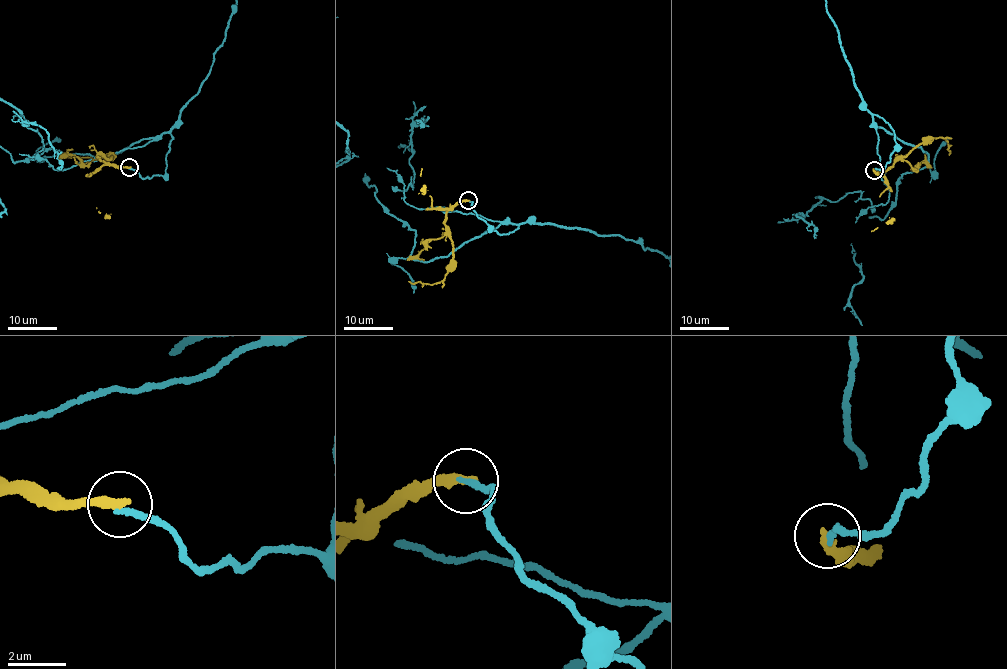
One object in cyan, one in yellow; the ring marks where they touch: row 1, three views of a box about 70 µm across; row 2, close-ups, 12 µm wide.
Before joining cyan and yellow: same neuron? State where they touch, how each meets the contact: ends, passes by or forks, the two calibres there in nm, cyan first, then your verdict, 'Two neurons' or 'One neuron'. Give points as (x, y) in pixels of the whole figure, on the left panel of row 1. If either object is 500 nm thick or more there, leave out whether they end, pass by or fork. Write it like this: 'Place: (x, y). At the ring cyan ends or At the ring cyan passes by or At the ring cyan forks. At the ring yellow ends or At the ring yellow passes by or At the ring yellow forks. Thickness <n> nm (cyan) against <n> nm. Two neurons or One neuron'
Place: (129, 167). At the ring cyan ends. At the ring yellow ends. Thickness 200 nm (cyan) against 320 nm. Two neurons

